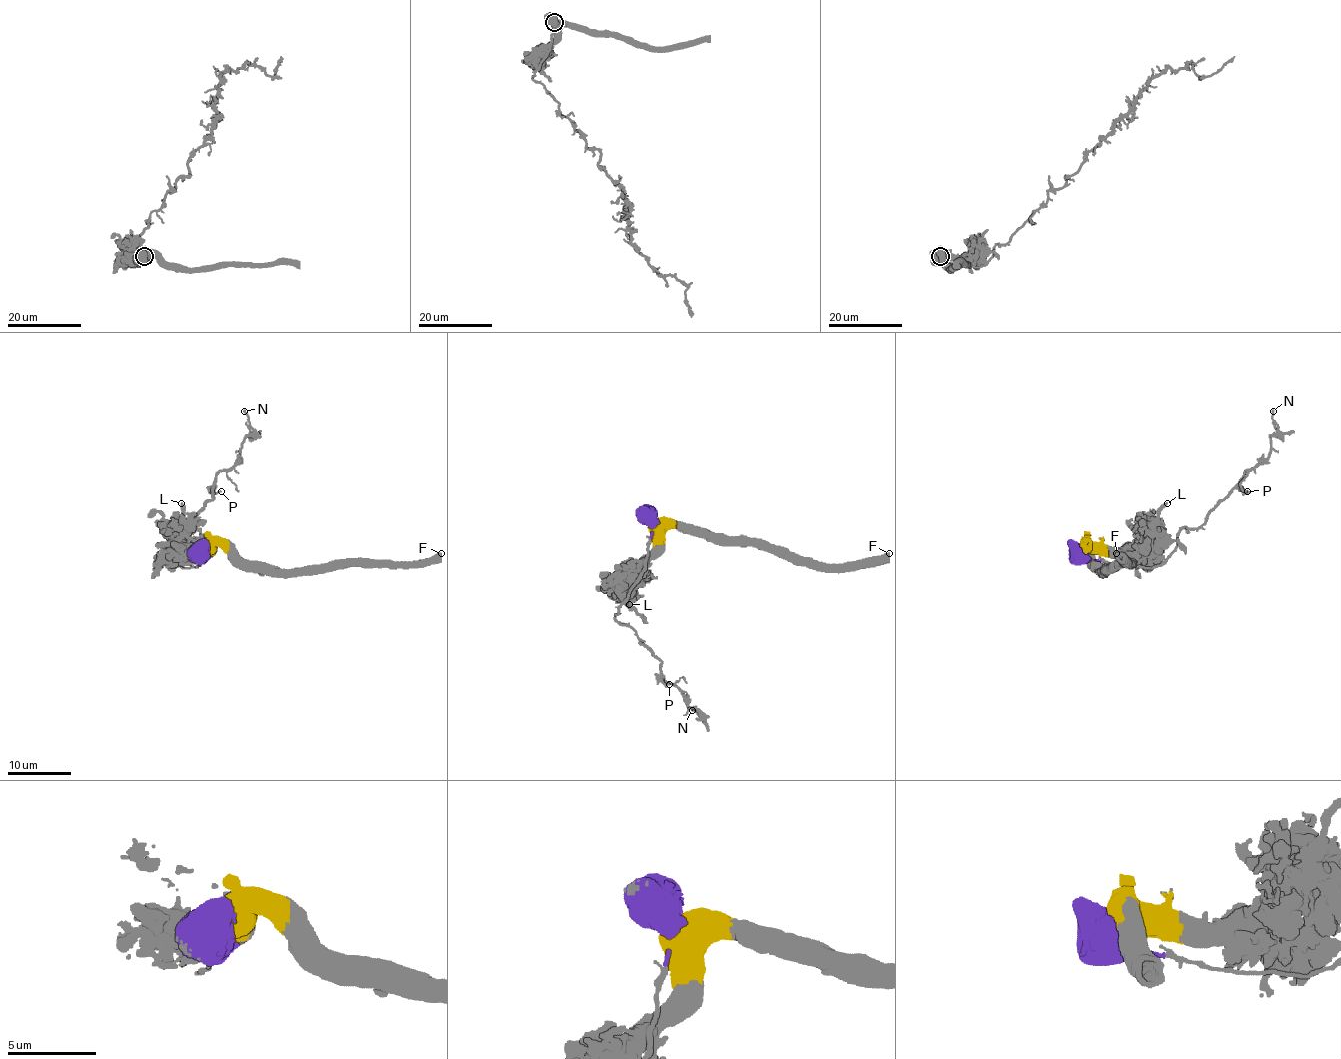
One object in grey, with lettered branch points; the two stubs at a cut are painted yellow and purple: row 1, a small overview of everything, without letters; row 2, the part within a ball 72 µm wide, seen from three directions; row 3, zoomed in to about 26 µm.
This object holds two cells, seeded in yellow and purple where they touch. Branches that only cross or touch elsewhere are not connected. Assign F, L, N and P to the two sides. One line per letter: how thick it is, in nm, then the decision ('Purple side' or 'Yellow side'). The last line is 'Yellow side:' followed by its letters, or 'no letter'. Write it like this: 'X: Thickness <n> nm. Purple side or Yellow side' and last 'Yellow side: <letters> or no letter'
F: Thickness 480 nm. Yellow side
L: Thickness 280 nm. Yellow side
N: Thickness 130 nm. Purple side
P: Thickness 150 nm. Purple side
Yellow side: F, L

